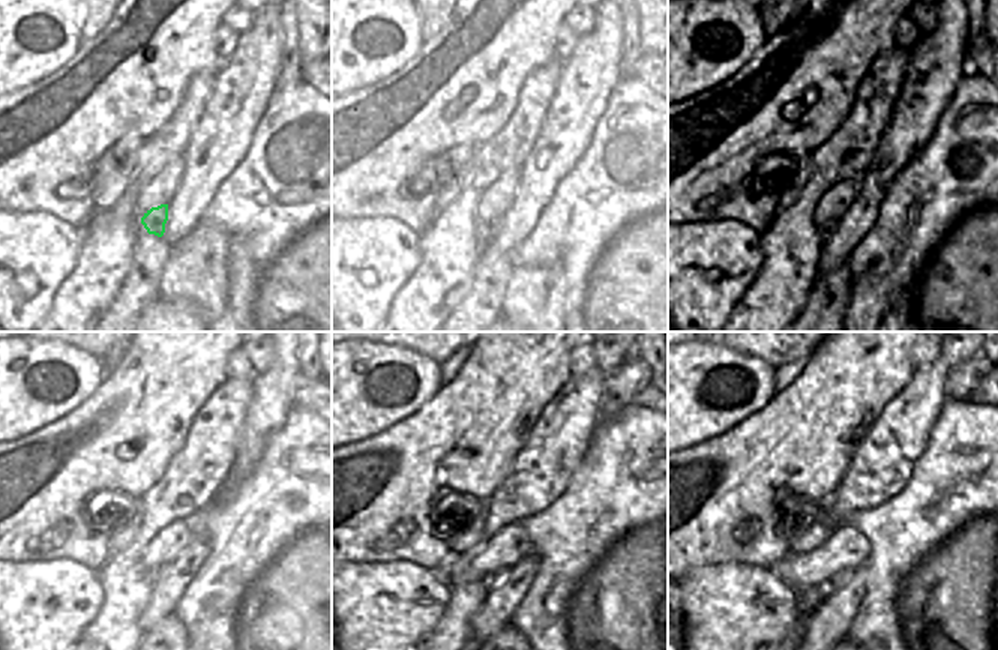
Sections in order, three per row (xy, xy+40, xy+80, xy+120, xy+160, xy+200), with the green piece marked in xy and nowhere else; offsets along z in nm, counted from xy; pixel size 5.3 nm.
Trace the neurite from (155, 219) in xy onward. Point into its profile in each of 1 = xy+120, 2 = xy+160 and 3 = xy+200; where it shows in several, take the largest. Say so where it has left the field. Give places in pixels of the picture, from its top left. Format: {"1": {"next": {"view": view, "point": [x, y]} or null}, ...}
{"1": {"next": {"view": "xy+120", "point": [153, 574]}}, "2": {"next": {"view": "xy+160", "point": [489, 581]}}, "3": {"next": {"view": "xy+200", "point": [836, 583]}}}

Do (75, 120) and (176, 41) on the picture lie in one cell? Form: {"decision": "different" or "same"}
{"decision": "same"}

